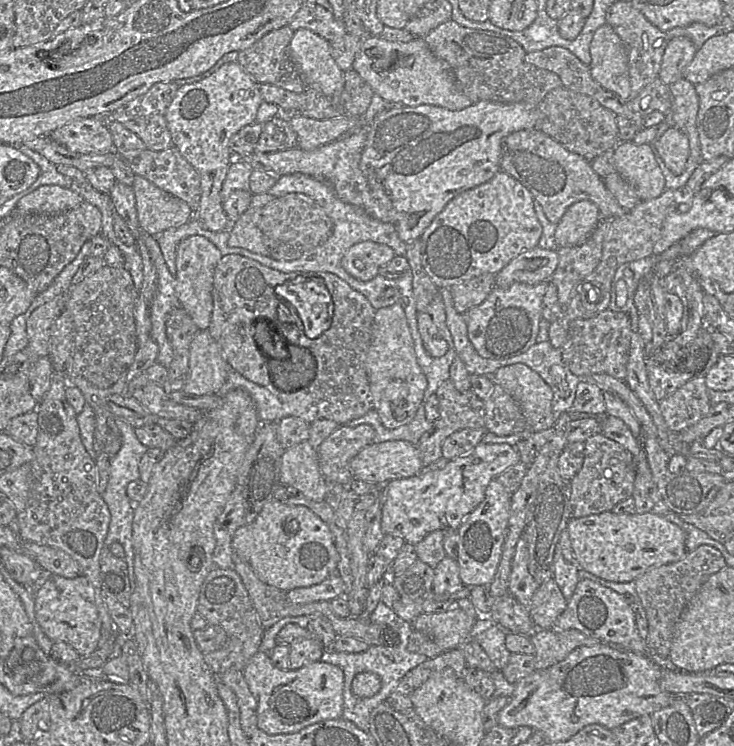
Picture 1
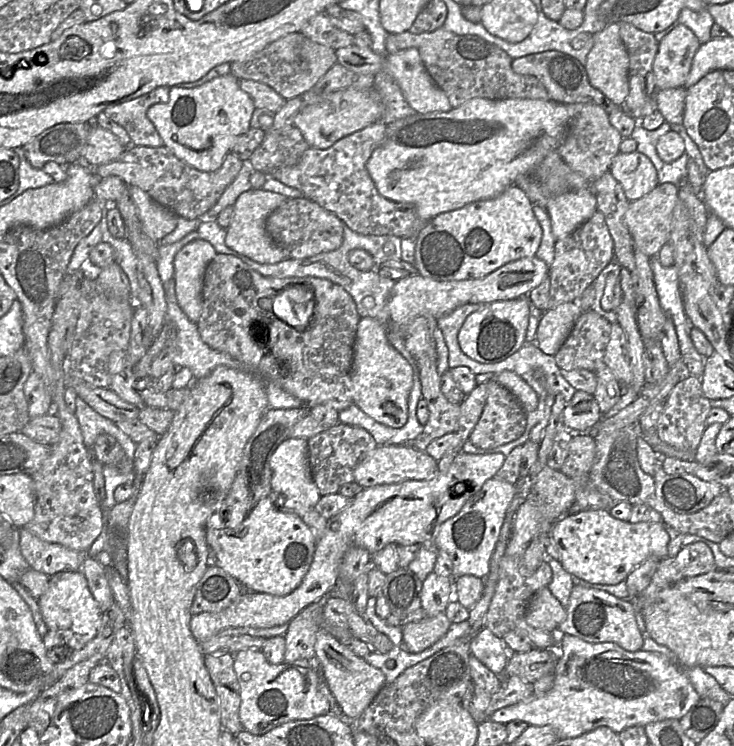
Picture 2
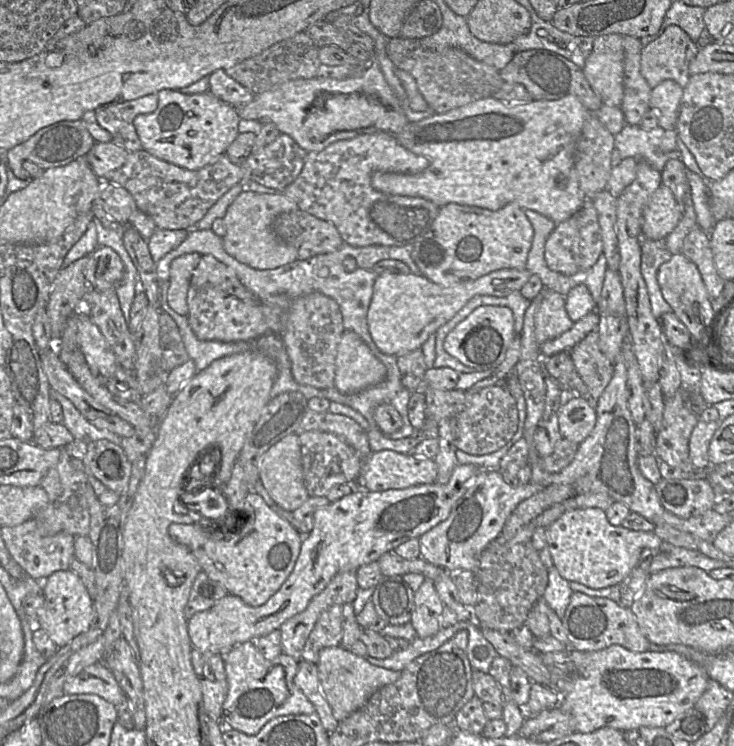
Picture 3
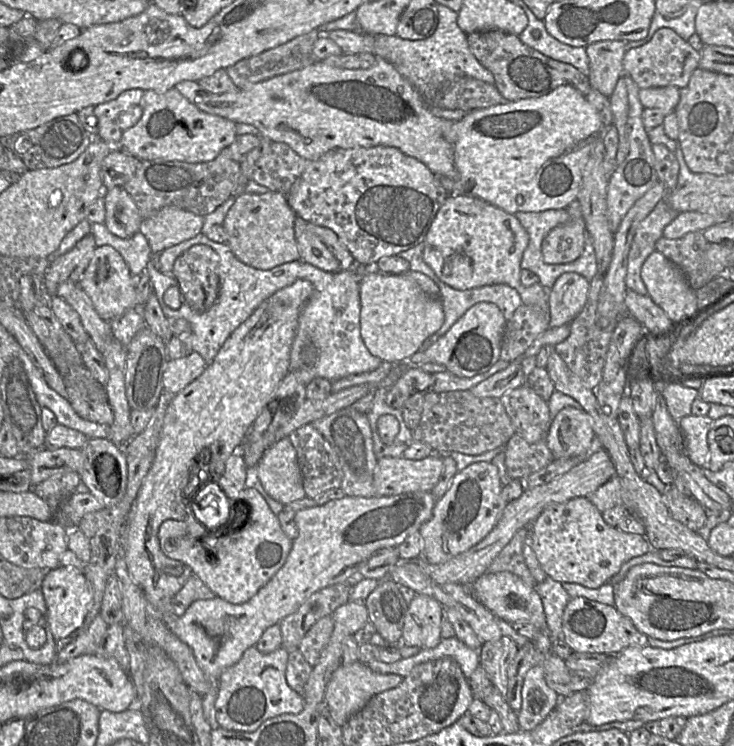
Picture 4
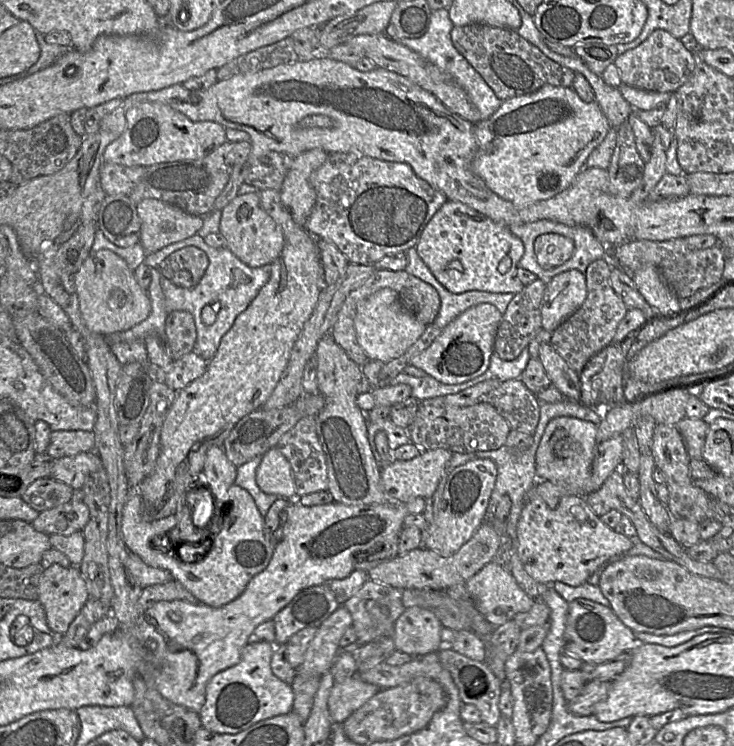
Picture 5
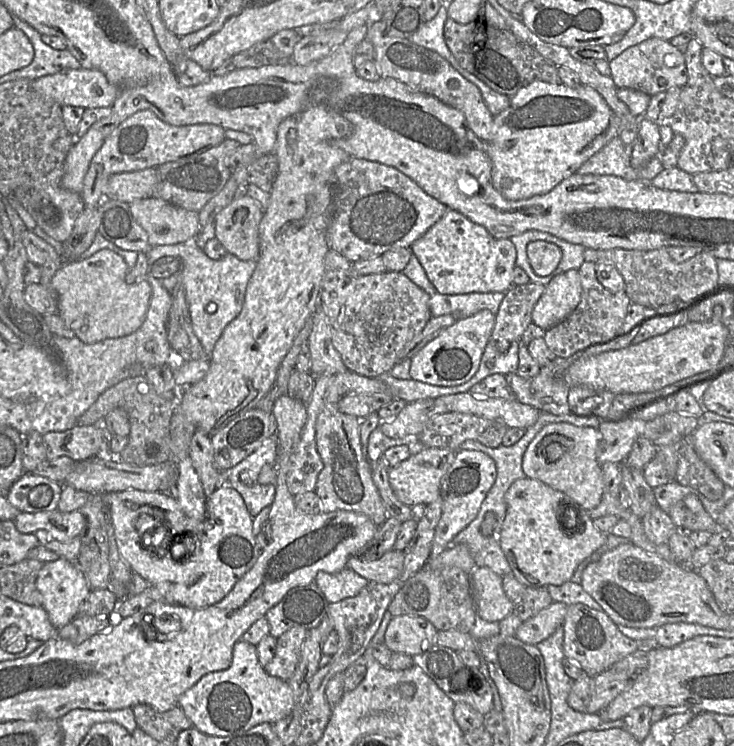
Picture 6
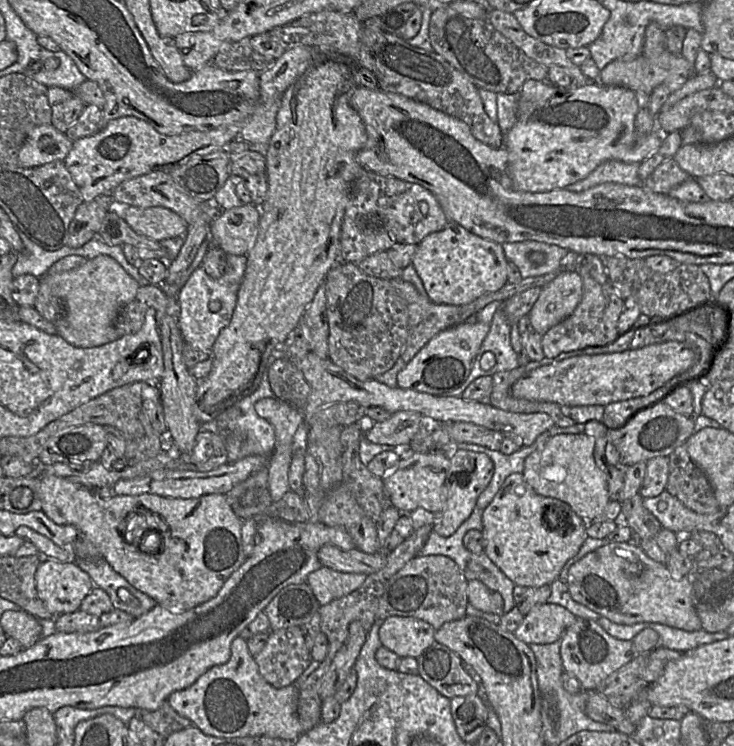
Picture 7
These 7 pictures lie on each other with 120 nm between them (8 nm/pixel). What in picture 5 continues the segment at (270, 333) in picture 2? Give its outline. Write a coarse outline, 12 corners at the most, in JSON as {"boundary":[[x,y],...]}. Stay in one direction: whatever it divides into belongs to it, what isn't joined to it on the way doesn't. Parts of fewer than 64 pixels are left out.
{"boundary":[[195,246],[159,265],[162,277],[183,288],[200,281],[209,264]]}

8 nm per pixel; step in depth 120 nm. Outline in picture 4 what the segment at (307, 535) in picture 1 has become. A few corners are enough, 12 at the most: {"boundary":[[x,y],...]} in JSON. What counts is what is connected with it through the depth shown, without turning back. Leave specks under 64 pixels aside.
{"boundary":[[245,487],[229,535],[158,531],[166,557],[189,566],[217,597],[251,599],[293,543],[256,489]]}

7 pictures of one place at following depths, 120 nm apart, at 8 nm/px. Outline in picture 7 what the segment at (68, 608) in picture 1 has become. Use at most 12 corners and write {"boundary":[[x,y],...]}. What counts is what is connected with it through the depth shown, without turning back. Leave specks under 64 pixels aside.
{"boundary":[[43,557],[35,574],[53,616],[80,609],[94,586],[74,562]]}

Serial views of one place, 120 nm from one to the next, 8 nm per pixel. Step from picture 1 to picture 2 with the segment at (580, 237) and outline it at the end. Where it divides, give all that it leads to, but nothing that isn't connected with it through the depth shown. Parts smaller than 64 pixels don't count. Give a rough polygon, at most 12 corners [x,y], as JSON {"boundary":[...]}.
{"boundary":[[591,190],[556,196],[545,207],[555,240],[597,211]]}

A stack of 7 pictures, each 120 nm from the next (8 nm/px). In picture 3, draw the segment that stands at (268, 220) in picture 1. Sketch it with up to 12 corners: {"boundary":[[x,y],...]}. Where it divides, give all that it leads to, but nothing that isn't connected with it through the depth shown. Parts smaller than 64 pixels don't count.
{"boundary":[[300,209],[273,229],[298,260],[335,252],[333,223]]}

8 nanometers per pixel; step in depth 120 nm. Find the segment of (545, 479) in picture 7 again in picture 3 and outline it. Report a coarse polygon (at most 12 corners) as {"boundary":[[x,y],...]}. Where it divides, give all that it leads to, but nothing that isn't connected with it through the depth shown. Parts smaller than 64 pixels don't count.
{"boundary":[[574,396],[557,412],[562,438],[580,444],[596,424],[592,401]]}

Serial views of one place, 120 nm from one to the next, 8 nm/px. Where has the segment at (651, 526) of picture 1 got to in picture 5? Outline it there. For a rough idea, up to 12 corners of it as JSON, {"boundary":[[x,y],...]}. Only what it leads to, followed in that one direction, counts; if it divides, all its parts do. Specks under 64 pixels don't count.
{"boundary":[[583,496],[526,499],[518,556],[540,584],[587,583],[631,538]]}

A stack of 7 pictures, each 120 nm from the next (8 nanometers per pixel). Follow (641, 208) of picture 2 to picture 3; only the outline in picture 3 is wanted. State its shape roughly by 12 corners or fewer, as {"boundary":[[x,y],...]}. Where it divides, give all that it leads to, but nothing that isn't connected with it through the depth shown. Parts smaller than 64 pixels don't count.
{"boundary":[[661,183],[643,209],[643,237],[665,239],[683,205]]}

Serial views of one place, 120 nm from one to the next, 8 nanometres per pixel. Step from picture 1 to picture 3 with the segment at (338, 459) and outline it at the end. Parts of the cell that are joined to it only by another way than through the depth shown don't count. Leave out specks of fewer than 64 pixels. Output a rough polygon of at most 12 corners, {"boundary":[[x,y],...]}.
{"boundary":[[338,436],[298,437],[310,497],[354,483],[363,462]]}

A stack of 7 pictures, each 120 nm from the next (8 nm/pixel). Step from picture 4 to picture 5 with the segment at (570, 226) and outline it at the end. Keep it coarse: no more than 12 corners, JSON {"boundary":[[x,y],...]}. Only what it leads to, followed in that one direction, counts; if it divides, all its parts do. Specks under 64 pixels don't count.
{"boundary":[[556,233],[534,242],[544,269],[562,265],[574,252],[574,242]]}

